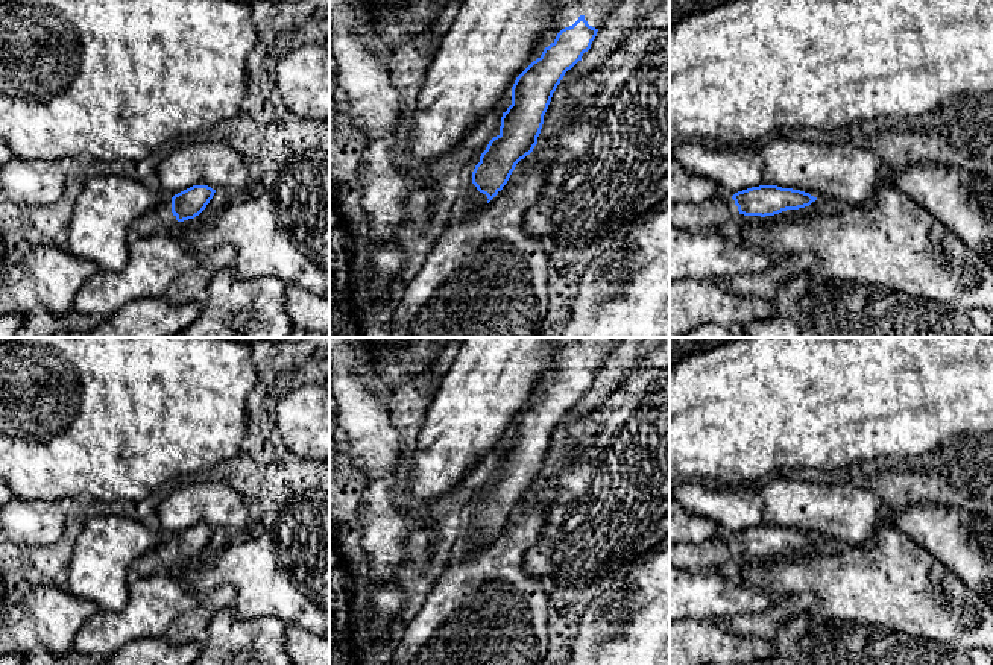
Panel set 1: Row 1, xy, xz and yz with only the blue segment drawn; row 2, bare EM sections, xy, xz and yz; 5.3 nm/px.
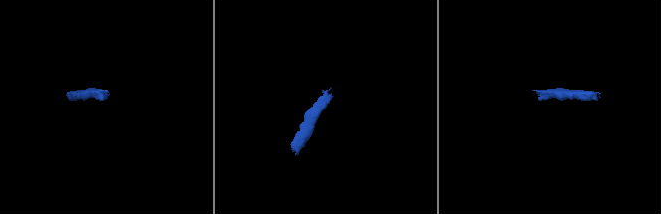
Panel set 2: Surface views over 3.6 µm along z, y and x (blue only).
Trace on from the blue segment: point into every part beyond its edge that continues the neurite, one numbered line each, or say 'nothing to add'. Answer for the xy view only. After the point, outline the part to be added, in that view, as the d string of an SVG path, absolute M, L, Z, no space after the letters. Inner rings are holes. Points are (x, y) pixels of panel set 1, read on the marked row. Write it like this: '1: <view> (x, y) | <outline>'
nothing to add

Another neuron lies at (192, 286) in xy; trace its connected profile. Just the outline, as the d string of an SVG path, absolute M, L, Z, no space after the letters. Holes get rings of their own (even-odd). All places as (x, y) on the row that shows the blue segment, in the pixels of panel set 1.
M225 244L216 251L202 254L200 266L173 279L162 299L175 305L202 301L213 275L222 269L232 267L235 261L237 249L232 244Z

